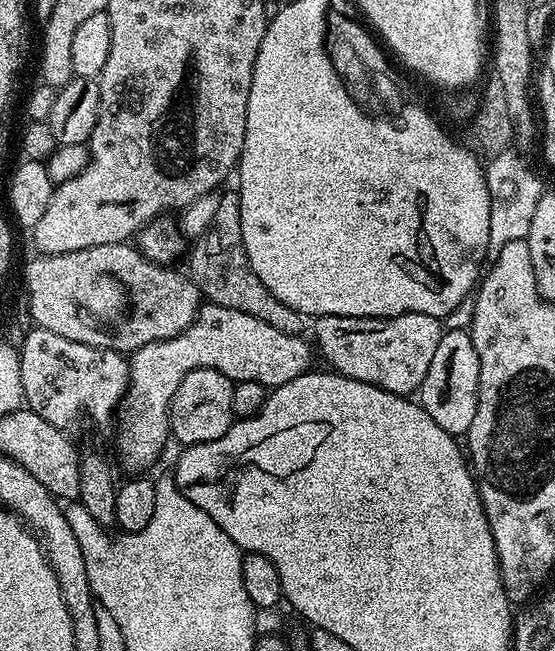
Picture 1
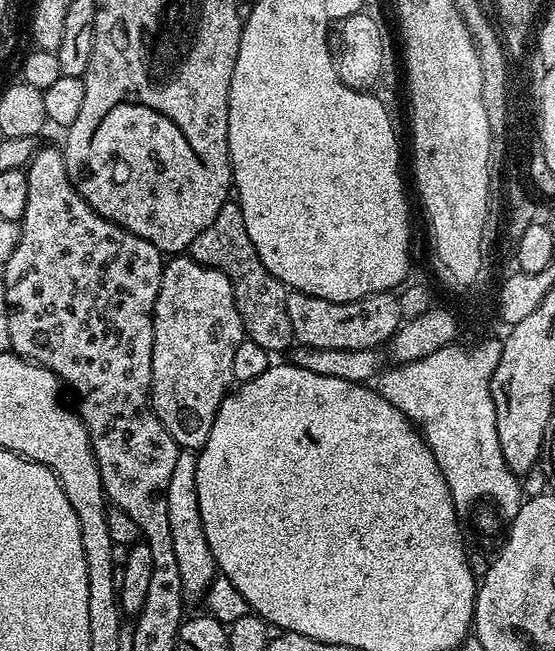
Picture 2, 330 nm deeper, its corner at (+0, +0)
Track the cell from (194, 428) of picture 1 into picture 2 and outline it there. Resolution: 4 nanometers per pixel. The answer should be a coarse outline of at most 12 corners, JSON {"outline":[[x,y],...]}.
{"outline":[[176,254],[151,314],[152,410],[210,438],[246,339],[230,278]]}

